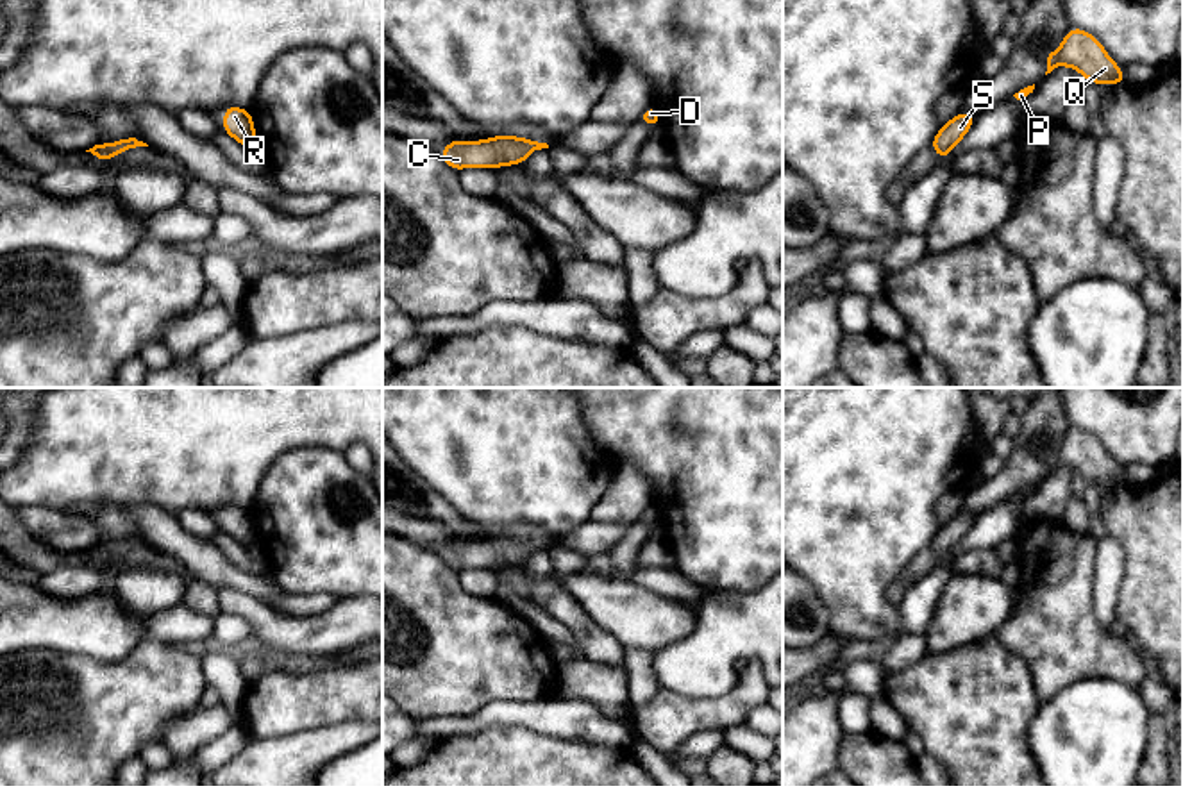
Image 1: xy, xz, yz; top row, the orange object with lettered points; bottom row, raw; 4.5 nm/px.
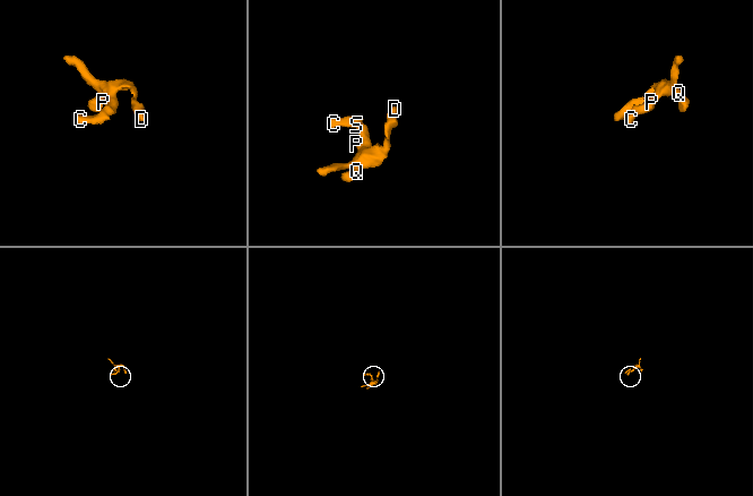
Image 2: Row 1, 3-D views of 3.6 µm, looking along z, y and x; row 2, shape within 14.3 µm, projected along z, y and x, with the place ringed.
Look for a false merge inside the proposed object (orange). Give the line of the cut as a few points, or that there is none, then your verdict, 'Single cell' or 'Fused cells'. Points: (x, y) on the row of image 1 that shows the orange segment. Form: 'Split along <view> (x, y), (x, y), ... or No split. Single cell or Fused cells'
No split. Single cell

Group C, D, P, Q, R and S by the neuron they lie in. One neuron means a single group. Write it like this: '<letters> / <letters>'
C D P Q R S

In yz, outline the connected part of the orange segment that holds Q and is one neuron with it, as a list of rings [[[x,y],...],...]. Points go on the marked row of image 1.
[[[1070,27],[1060,46],[1047,57],[1047,73],[1058,66],[1070,66],[1088,84],[1124,84],[1122,68],[1108,55],[1103,43],[1090,32]]]

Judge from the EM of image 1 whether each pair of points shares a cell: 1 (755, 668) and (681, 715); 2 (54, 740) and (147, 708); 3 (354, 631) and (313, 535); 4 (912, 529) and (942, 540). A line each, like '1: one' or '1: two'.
1: one
2: one
3: two
4: two

